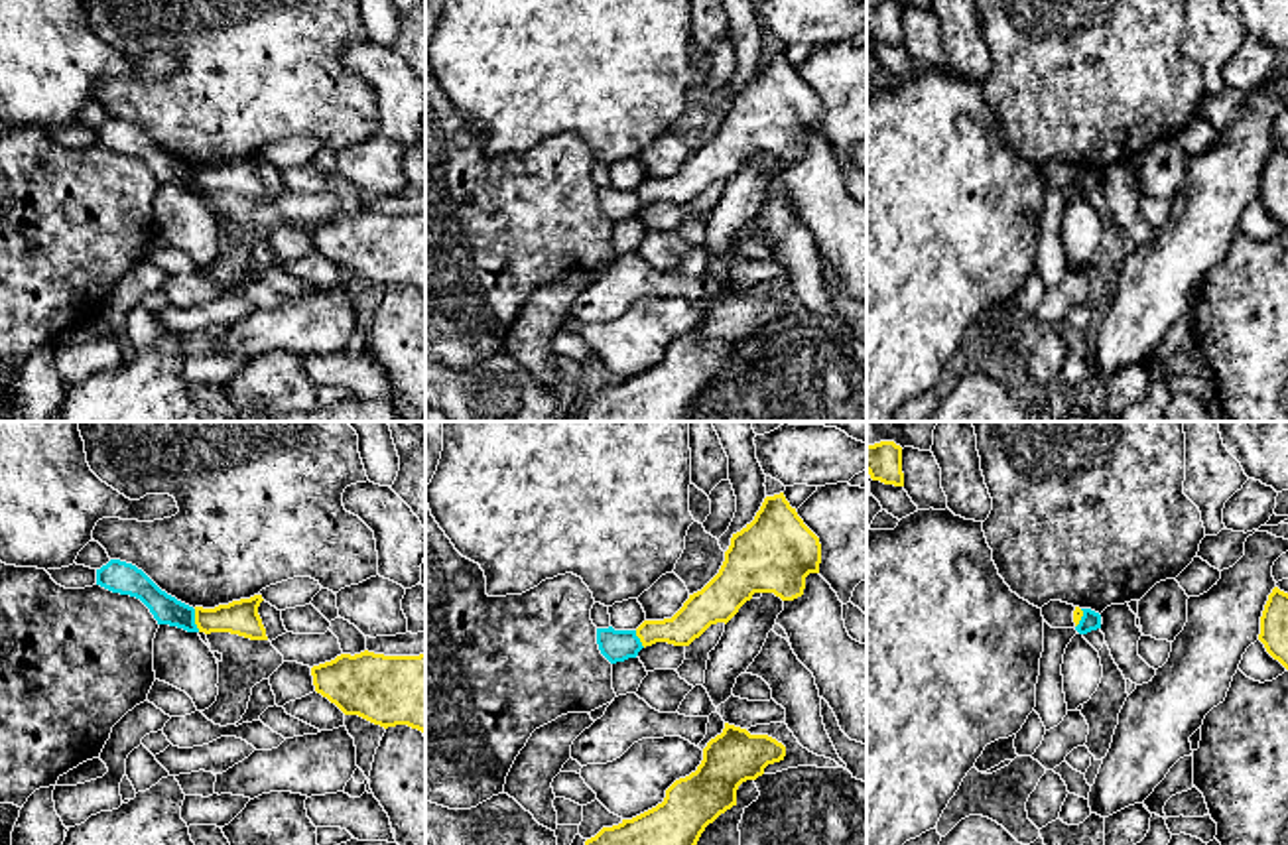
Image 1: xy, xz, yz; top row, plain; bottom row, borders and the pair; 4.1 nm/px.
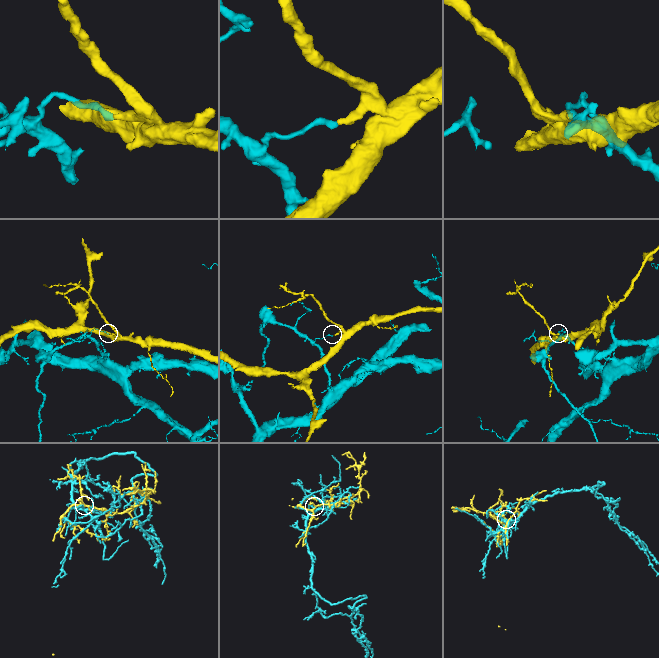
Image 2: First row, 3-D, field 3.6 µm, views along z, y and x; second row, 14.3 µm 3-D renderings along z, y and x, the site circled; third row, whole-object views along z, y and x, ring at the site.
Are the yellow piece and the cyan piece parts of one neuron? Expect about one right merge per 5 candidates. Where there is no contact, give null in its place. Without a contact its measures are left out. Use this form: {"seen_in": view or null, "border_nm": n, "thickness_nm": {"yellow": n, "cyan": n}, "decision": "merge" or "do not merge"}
{"seen_in": "xy", "border_nm": 100, "thickness_nm": {"yellow": 140, "cyan": 120}, "decision": "do not merge"}

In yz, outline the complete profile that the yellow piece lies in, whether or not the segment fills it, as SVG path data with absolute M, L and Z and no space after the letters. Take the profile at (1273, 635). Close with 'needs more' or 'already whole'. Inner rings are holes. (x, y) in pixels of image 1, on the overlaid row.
M1272 589L1260 617L1258 640L1288 670L1288 593Z; already whole

